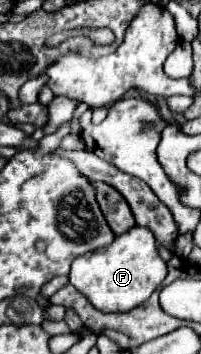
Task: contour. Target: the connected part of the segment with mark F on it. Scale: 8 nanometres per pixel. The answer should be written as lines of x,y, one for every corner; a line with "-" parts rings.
133,226
109,246
77,256
71,264
69,282
101,312
129,312
141,306
161,286
167,266
157,254
157,240
145,226

